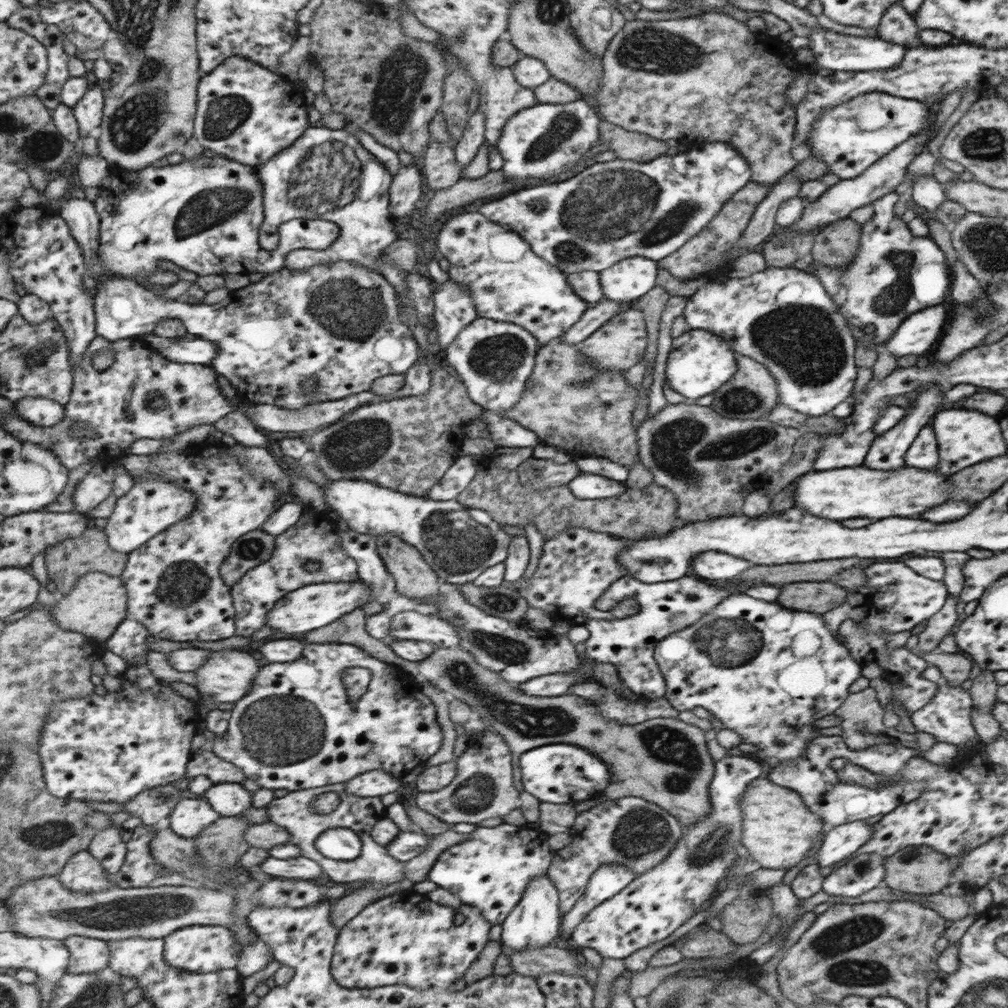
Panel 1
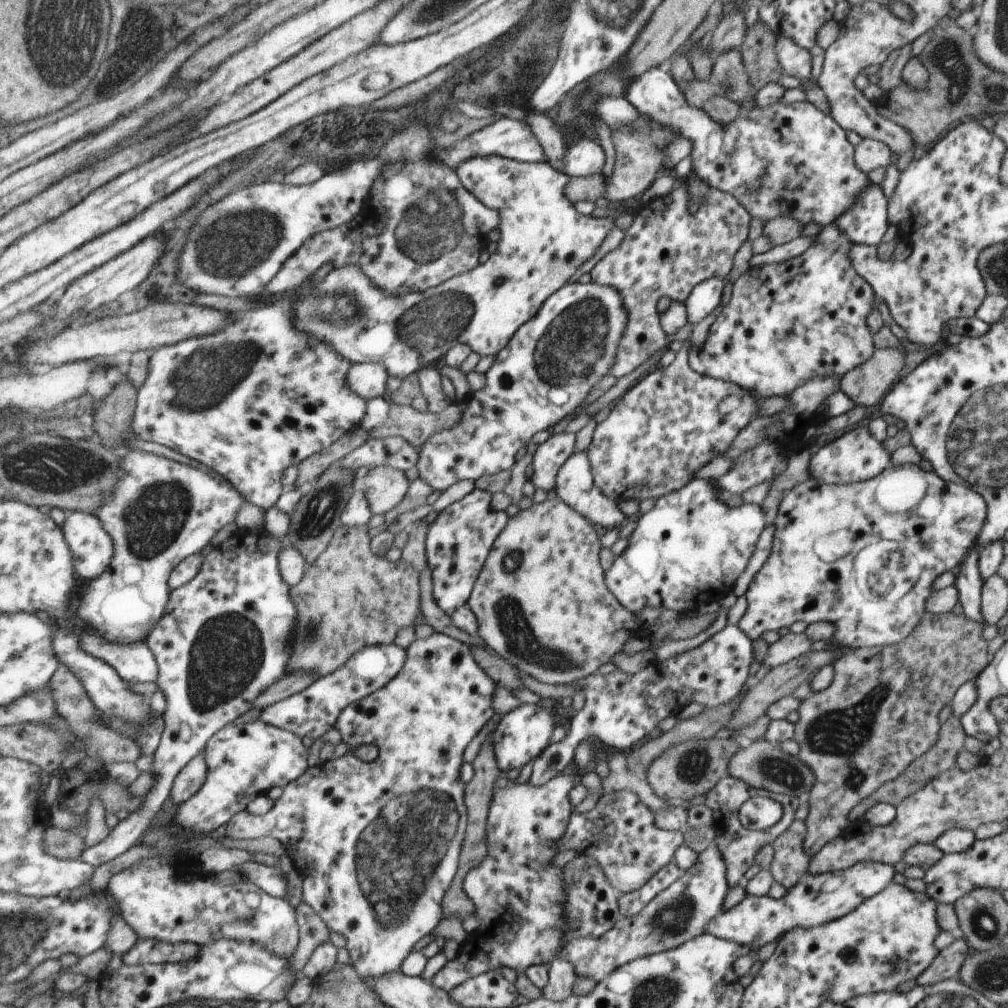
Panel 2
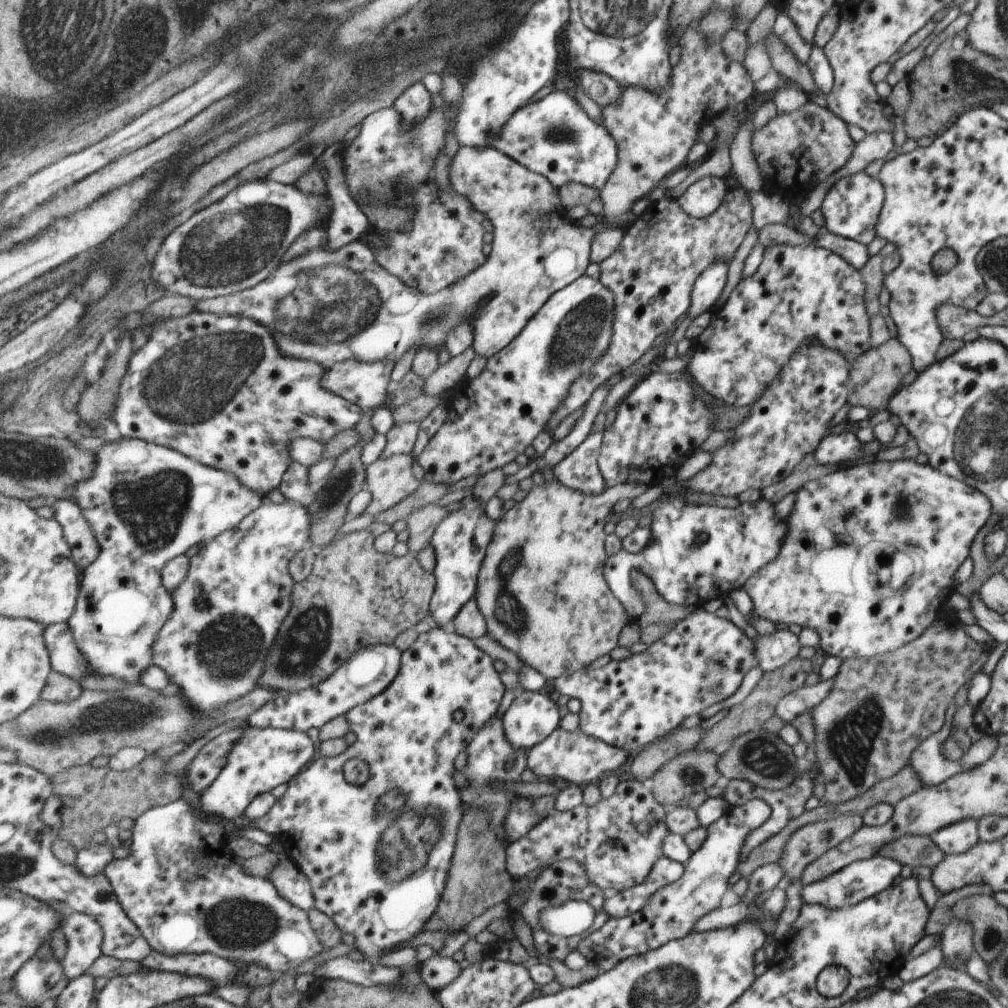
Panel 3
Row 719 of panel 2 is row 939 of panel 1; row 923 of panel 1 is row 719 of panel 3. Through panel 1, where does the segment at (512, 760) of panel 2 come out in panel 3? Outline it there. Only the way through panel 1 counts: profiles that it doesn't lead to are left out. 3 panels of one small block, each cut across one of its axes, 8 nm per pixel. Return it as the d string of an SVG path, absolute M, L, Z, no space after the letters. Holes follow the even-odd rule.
M522 691L513 702L507 707L501 719L501 728L505 740L511 744L513 750L528 751L538 742L543 742L559 723L559 712L557 705L553 703L545 694L537 691Z

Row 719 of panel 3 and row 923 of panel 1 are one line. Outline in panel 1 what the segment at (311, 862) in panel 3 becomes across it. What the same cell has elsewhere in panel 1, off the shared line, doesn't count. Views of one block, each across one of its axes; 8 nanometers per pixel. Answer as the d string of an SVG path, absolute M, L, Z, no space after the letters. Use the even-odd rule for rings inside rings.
M405 889L369 903L340 929L335 954L332 957L333 978L348 989L384 987L389 984L409 984L417 989L447 989L455 980L465 976L465 970L483 946L489 942L491 923L481 911L468 904L457 908L440 905L427 895Z

